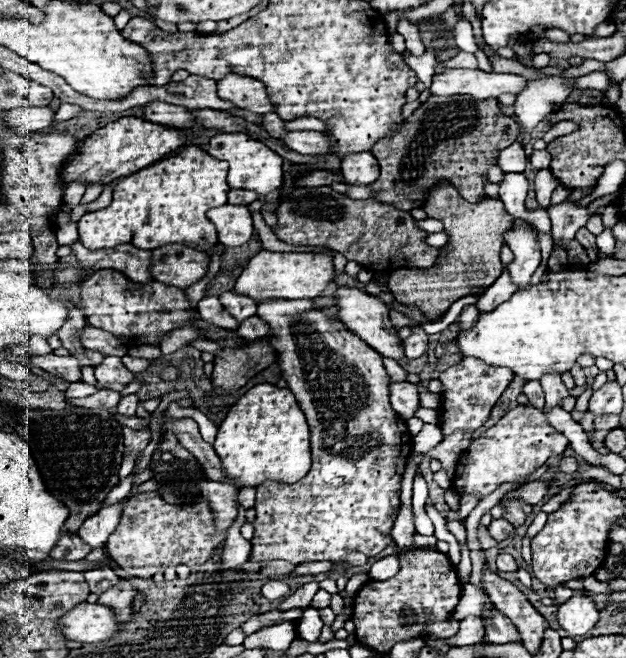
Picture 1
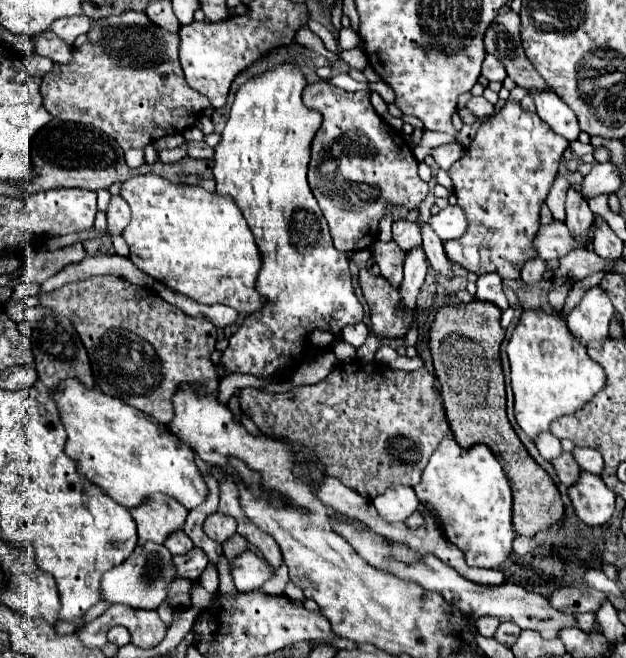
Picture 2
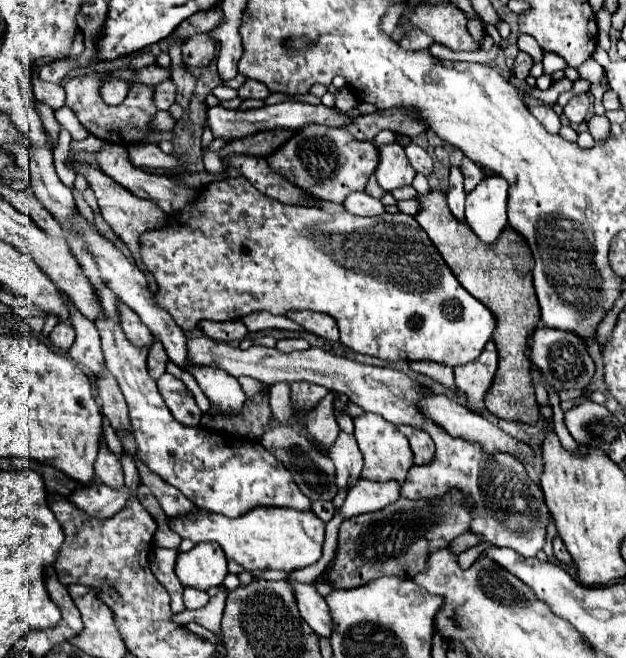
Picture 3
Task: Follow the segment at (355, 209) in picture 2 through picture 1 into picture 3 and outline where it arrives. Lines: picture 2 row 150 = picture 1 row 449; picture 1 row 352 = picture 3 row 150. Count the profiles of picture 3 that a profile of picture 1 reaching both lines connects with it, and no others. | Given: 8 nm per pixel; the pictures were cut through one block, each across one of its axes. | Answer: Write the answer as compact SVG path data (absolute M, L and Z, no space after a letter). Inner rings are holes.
M308 124L266 160L274 172L280 172L302 190L320 200L342 204L350 192L362 192L366 188L368 178L378 166L378 148L374 142L356 140L348 130Z

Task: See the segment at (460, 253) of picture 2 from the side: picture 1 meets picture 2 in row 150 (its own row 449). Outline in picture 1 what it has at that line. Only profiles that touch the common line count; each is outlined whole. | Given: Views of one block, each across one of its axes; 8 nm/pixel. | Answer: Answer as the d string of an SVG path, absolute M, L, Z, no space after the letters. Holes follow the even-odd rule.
M516 406L506 412L504 418L492 428L484 432L484 436L472 440L468 450L460 454L454 478L452 478L452 490L458 496L476 496L486 498L496 488L500 488L506 482L518 482L526 476L530 476L536 468L540 468L548 458L558 456L566 450L568 440L564 434L556 432L542 410L532 406Z

